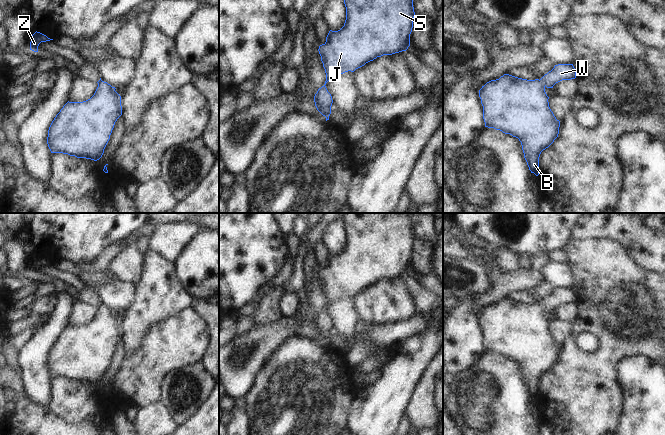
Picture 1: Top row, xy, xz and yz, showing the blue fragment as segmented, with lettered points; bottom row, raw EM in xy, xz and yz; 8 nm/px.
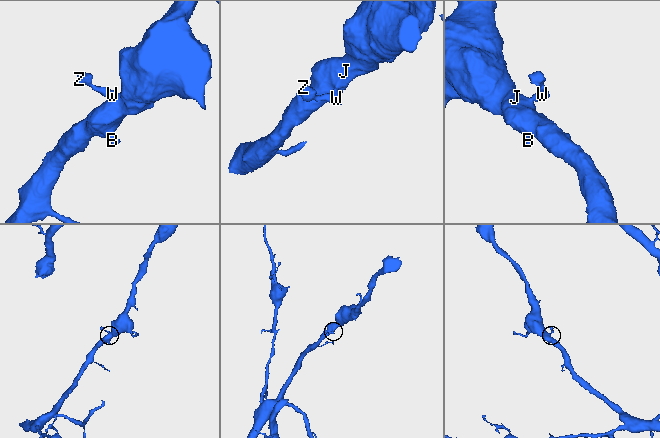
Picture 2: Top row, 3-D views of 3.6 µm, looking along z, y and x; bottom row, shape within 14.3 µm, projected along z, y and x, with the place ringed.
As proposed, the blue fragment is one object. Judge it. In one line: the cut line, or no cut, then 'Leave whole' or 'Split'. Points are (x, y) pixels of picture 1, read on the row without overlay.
No split. Leave whole

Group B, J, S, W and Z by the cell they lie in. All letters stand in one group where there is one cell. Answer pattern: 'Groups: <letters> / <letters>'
Groups: B J S W Z

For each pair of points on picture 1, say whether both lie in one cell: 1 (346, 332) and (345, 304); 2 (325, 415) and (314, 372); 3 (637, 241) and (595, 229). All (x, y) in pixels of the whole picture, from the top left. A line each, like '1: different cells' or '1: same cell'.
1: same cell
2: same cell
3: same cell

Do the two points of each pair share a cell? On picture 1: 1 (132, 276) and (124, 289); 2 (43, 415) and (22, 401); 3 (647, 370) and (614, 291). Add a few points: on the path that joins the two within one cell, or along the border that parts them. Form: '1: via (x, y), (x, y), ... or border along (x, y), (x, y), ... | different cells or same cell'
1: border along (114, 277), (134, 284) | different cells
2: via (38, 415), (27, 406) | same cell
3: border along (654, 361), (643, 356), (628, 356), (619, 365) | different cells

